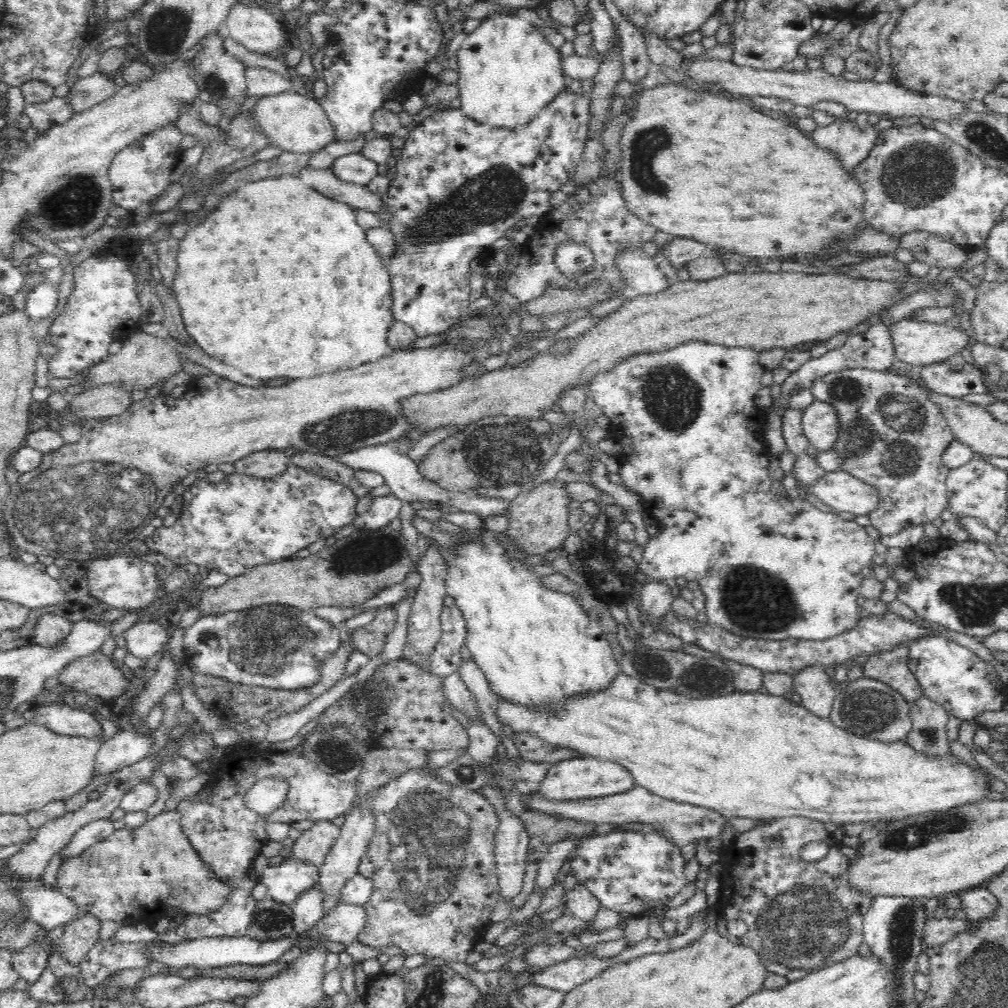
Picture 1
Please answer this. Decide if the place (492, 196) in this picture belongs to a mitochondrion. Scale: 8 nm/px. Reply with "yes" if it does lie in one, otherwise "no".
yes

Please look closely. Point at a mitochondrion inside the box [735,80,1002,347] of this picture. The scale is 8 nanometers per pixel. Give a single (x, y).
(917, 174)

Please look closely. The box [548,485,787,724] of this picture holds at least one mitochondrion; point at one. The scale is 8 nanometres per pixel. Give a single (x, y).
(652, 667)

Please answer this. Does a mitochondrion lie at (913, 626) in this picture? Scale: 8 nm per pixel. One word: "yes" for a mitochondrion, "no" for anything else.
no

